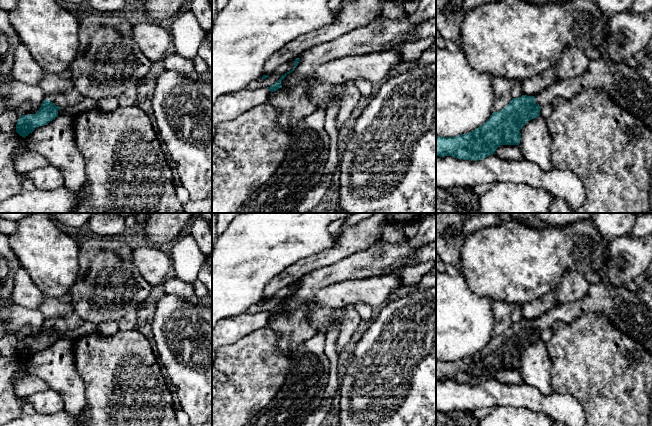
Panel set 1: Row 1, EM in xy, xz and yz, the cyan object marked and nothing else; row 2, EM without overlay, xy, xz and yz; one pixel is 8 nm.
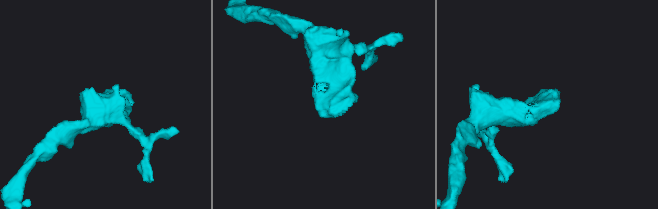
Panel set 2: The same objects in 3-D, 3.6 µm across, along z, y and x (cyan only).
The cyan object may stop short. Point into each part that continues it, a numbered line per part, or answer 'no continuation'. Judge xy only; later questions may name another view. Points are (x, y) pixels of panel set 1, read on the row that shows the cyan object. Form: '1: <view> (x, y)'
1: xy (70, 98)

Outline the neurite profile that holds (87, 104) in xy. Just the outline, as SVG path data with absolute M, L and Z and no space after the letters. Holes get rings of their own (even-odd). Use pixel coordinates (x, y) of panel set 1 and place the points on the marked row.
M85 97L84 100L74 107L60 108L58 110L58 116L60 115L73 115L79 112L84 112L87 110L92 110L97 107L97 101L91 98Z

